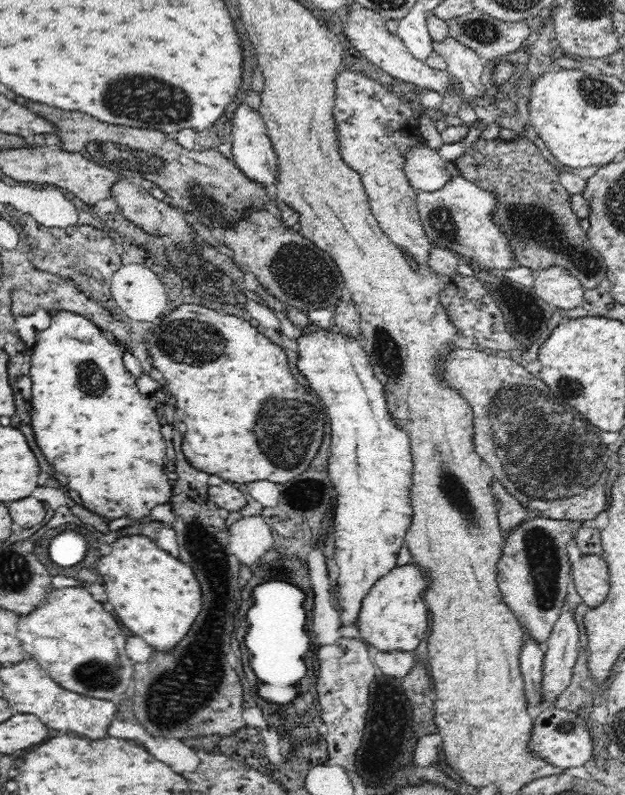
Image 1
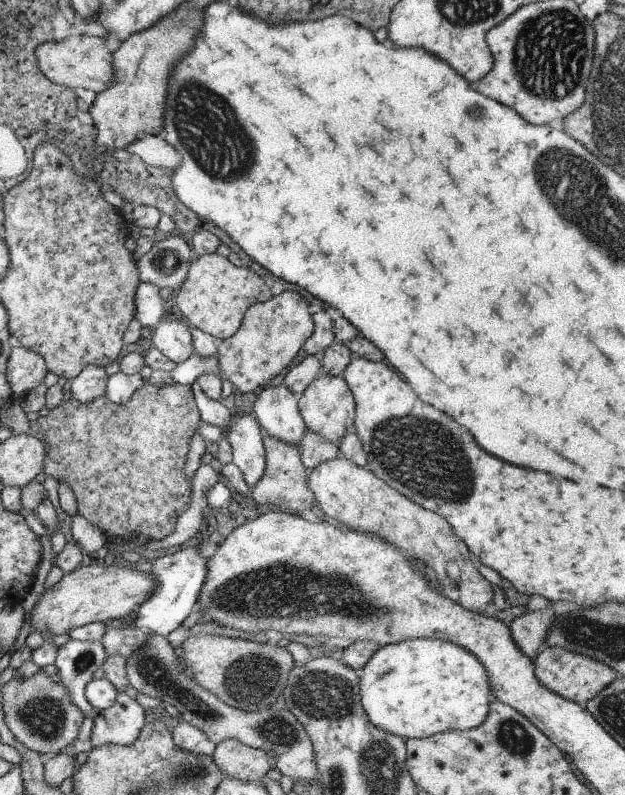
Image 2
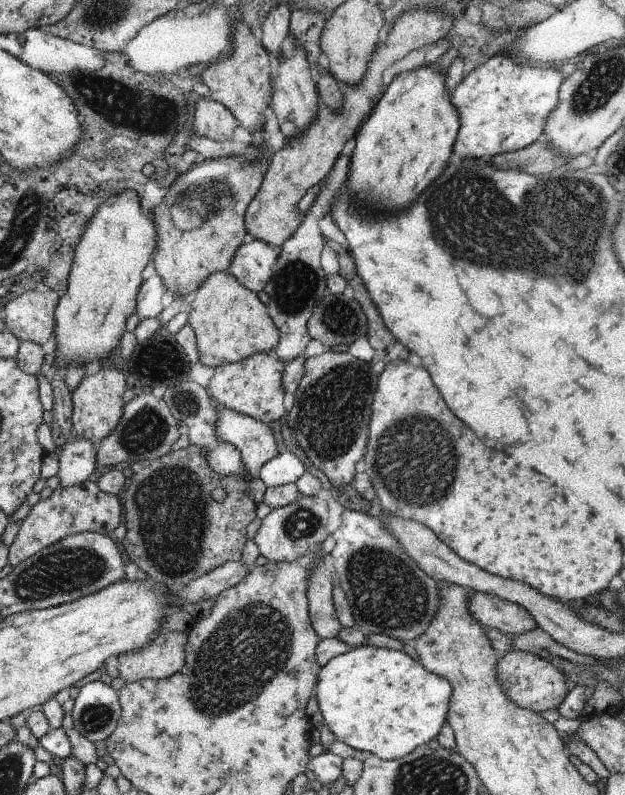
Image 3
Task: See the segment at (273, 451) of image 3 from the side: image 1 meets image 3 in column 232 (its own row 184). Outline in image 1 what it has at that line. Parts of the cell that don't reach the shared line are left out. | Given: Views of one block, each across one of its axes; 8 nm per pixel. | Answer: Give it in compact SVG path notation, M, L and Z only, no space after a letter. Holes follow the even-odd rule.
M412 140L410 144L414 144L414 148L404 156L404 172L410 186L416 188L416 192L440 190L452 178L446 170L448 162L444 162L436 150L430 150L424 140Z

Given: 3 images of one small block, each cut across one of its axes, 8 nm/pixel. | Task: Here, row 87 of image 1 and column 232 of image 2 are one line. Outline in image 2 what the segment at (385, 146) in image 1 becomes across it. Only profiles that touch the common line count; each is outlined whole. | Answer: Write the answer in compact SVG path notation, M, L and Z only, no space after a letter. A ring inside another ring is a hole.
M281 292L279 296L273 296L271 300L267 302L261 302L261 304L253 304L245 310L245 316L241 320L241 326L239 330L223 340L223 342L217 342L217 356L219 356L219 368L221 368L221 374L225 380L229 380L233 384L233 388L237 392L251 392L255 390L257 386L261 386L263 382L271 380L275 374L279 374L279 370L295 358L295 354L299 352L299 348L305 344L305 340L313 334L313 316L309 314L307 310L307 300L297 294L297 292Z

